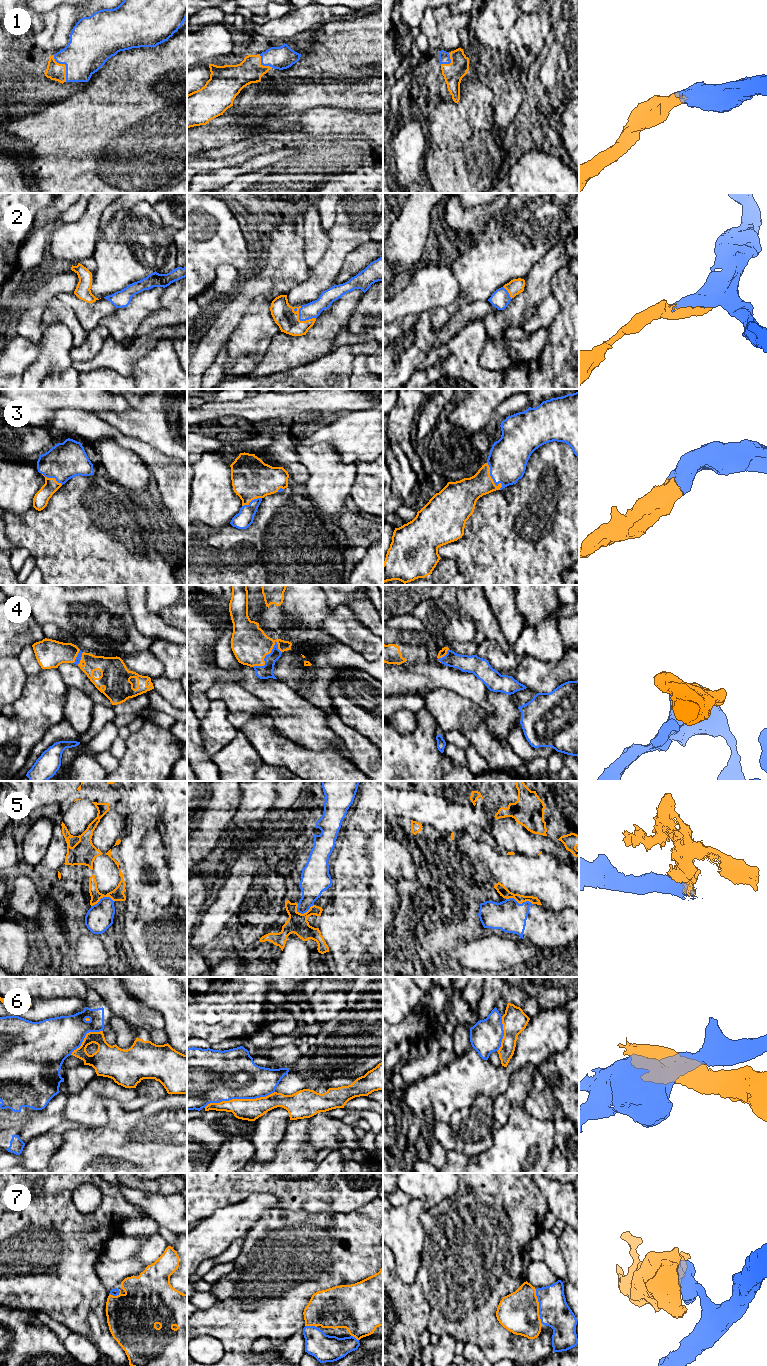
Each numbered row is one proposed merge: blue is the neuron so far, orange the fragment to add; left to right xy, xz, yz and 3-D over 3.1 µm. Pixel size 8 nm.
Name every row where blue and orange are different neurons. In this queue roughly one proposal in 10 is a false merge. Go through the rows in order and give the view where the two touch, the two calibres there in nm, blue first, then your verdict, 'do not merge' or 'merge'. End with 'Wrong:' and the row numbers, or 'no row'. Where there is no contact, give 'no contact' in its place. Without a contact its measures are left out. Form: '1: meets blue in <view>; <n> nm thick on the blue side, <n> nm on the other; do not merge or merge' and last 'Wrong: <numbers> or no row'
1: meets blue in xy; 340 nm thick on the blue side, 140 nm on the other; merge
2: meets blue in xz; 130 nm thick on the blue side, 180 nm on the other; merge
3: meets blue in yz; 320 nm thick on the blue side, 220 nm on the other; merge
4: meets blue in xz; 110 nm thick on the blue side, 300 nm on the other; merge
5: meets blue in yz; 260 nm thick on the blue side, 80 nm on the other; do not merge
6: meets blue in xz; 400 nm thick on the blue side, 180 nm on the other; do not merge
7: meets blue in yz; 240 nm thick on the blue side, 320 nm on the other; merge
Wrong: 5, 6

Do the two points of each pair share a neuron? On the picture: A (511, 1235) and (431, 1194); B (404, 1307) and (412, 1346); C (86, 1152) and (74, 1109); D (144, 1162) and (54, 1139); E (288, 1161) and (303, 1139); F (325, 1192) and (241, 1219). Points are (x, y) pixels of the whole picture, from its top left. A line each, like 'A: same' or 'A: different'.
A: different
B: same
C: different
D: different
E: same
F: different

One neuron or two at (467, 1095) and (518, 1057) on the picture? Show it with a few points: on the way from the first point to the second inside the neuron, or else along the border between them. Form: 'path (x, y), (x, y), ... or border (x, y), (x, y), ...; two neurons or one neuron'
path (480, 1082), (482, 1080), (495, 1080), (508, 1070); one neuron

